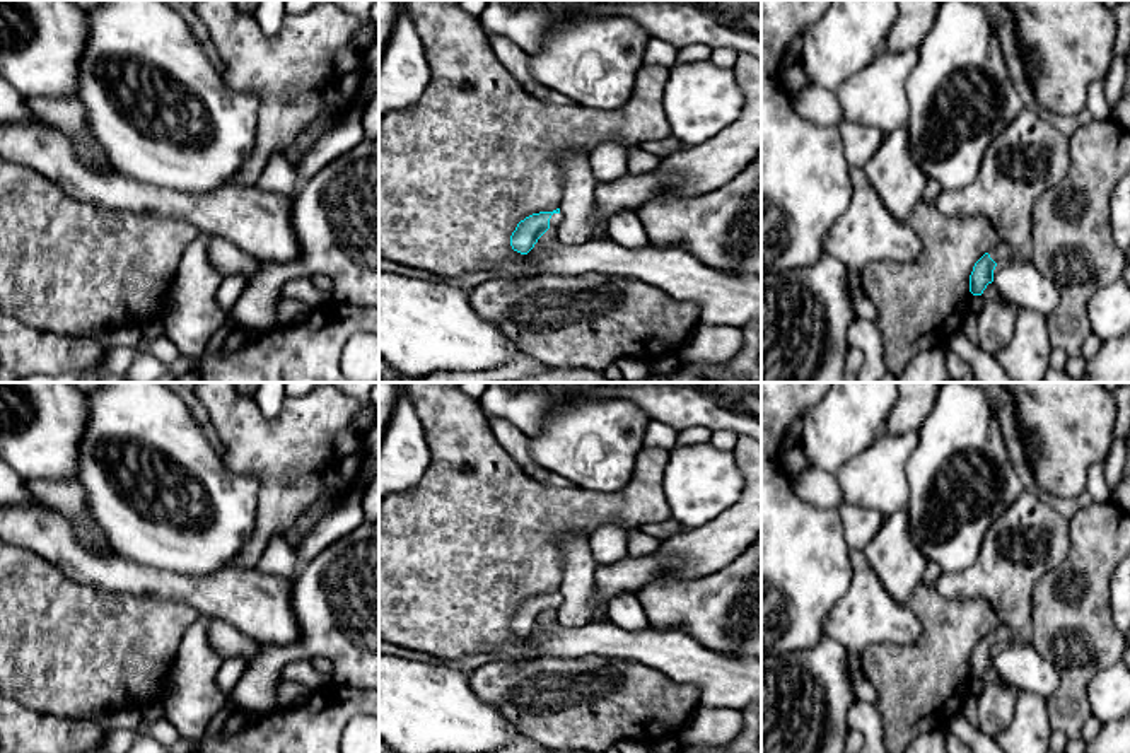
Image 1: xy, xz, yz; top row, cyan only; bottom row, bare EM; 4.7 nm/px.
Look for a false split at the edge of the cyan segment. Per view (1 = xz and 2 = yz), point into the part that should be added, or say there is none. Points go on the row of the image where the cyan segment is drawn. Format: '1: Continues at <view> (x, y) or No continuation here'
1: Continues at xz (555, 221)
2: Continues at yz (1001, 253)

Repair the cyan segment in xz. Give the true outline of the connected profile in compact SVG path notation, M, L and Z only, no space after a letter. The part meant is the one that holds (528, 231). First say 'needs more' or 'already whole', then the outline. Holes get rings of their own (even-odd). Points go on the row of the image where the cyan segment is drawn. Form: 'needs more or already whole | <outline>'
needs more | M560 208L526 217L517 224L510 236L512 249L521 254L527 254L548 229L556 232L562 220L563 215L560 213Z

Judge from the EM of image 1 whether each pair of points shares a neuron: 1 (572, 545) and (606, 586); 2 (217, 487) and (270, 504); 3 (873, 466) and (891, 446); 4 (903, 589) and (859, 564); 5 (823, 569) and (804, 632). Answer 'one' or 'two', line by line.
1: two
2: two
3: one
4: two
5: one

